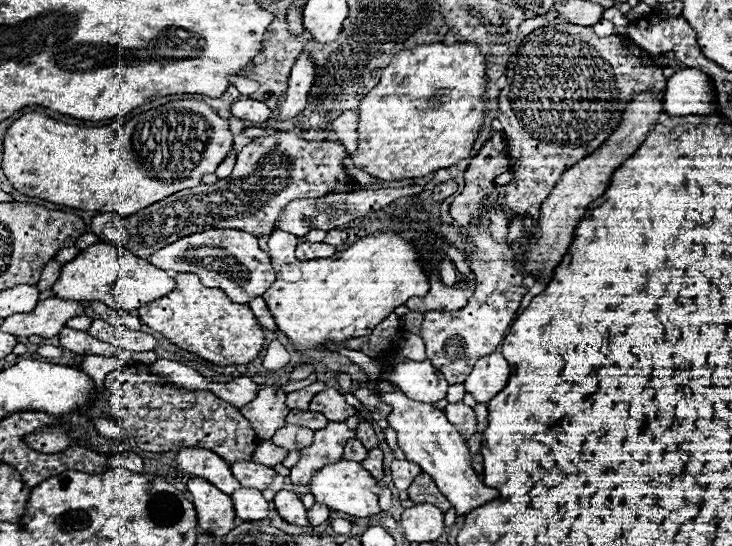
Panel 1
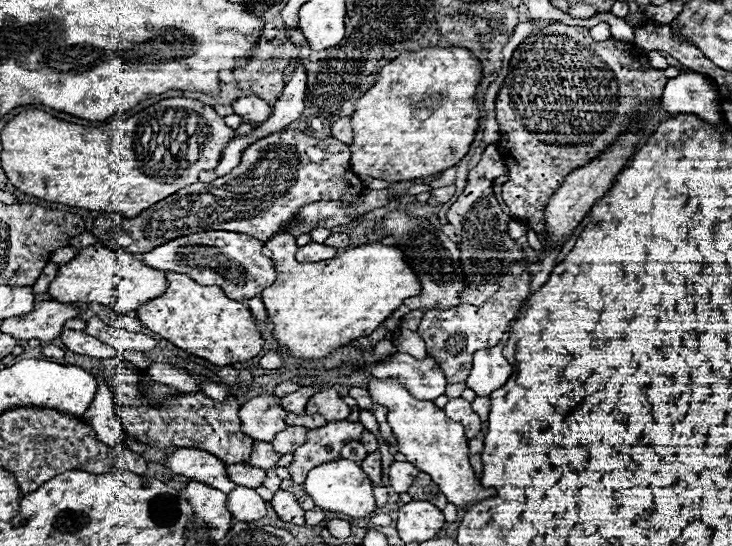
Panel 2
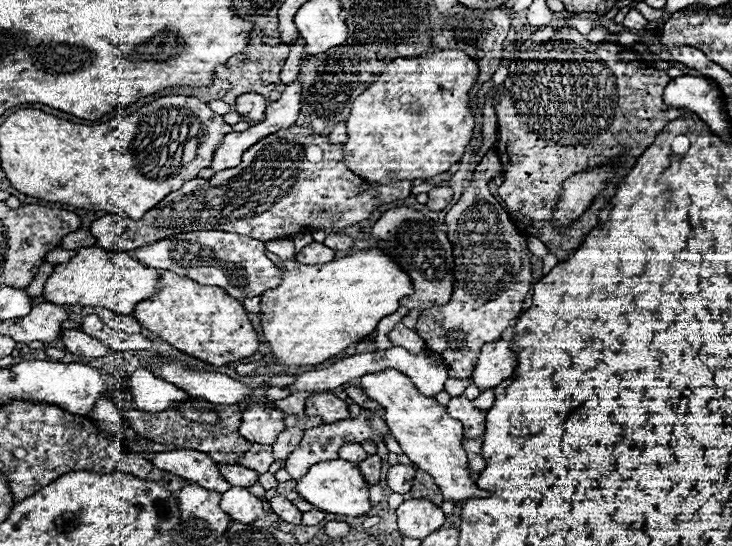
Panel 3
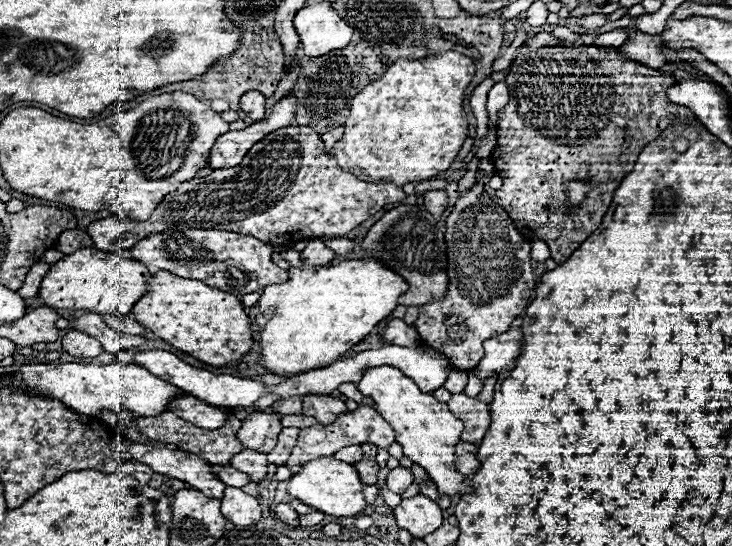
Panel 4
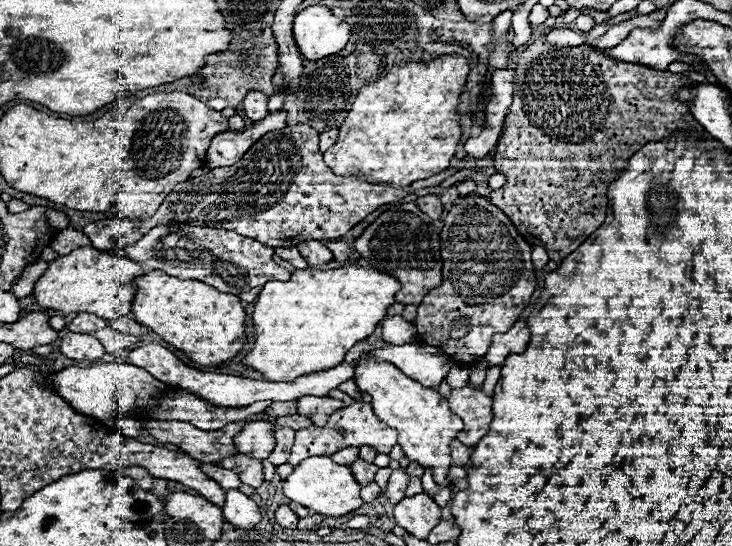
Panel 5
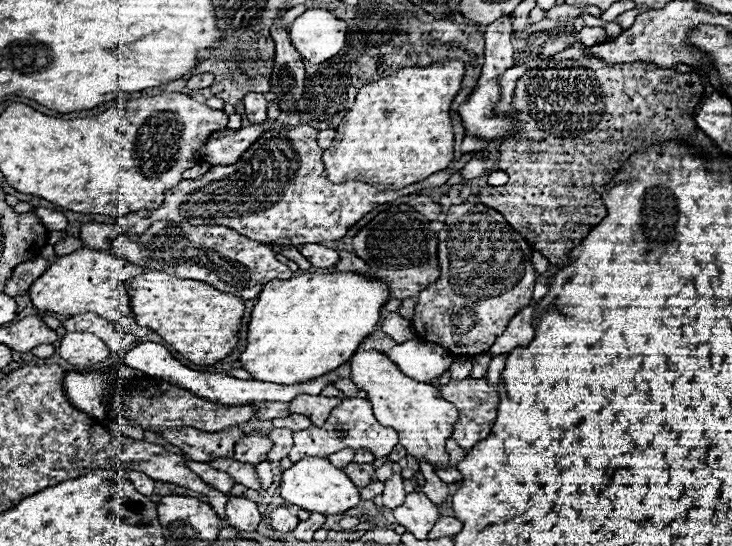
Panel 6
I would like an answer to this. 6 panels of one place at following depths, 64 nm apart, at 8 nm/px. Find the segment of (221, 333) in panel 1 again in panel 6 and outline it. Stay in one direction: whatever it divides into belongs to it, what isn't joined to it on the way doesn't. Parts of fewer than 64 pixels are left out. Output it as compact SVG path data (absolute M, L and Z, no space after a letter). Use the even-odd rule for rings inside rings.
M150 270L128 280L126 290L130 292L136 322L160 334L192 364L212 366L224 360L236 348L240 320L244 314L242 298L222 294L206 282L182 280L160 270Z

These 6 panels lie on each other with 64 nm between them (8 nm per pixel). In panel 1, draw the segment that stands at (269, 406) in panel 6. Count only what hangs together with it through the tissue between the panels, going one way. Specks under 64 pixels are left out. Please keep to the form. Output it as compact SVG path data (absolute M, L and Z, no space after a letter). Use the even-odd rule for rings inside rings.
M314 382L314 384L310 384L310 386L302 388L302 390L290 392L286 404L288 404L290 408L308 408L310 400L312 400L318 392L322 392L322 388L326 388L326 384L322 384L322 382Z

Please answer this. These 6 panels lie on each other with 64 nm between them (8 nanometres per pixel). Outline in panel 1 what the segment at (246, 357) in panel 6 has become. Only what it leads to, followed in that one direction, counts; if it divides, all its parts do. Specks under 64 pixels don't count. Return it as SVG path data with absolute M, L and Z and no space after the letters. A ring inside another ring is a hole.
M274 232L274 236L268 238L268 254L278 280L262 294L262 298L274 314L278 330L296 350L320 348L324 340L344 342L348 338L368 336L374 326L388 318L398 306L404 306L406 300L414 296L426 296L430 290L428 276L422 268L420 250L408 240L400 238L398 232L376 232L372 236L364 236L348 248L338 250L334 256L318 260L298 260L294 256L294 236L288 232Z

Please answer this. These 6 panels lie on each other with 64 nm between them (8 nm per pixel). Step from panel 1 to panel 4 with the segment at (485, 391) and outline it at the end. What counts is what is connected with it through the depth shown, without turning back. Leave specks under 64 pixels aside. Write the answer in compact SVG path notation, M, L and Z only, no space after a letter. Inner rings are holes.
M510 330L500 336L494 336L492 340L484 342L484 356L480 364L476 366L476 374L480 382L484 384L488 378L498 376L506 370L514 368L514 360L518 358L522 344L522 332Z

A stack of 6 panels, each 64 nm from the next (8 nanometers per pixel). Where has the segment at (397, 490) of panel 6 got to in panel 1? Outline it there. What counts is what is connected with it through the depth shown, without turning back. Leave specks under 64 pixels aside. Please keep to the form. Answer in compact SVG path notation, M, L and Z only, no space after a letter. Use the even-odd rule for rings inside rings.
M394 460L392 462L392 480L394 486L398 490L408 490L408 486L412 484L412 480L422 472L422 468L418 464L414 464L412 460Z

